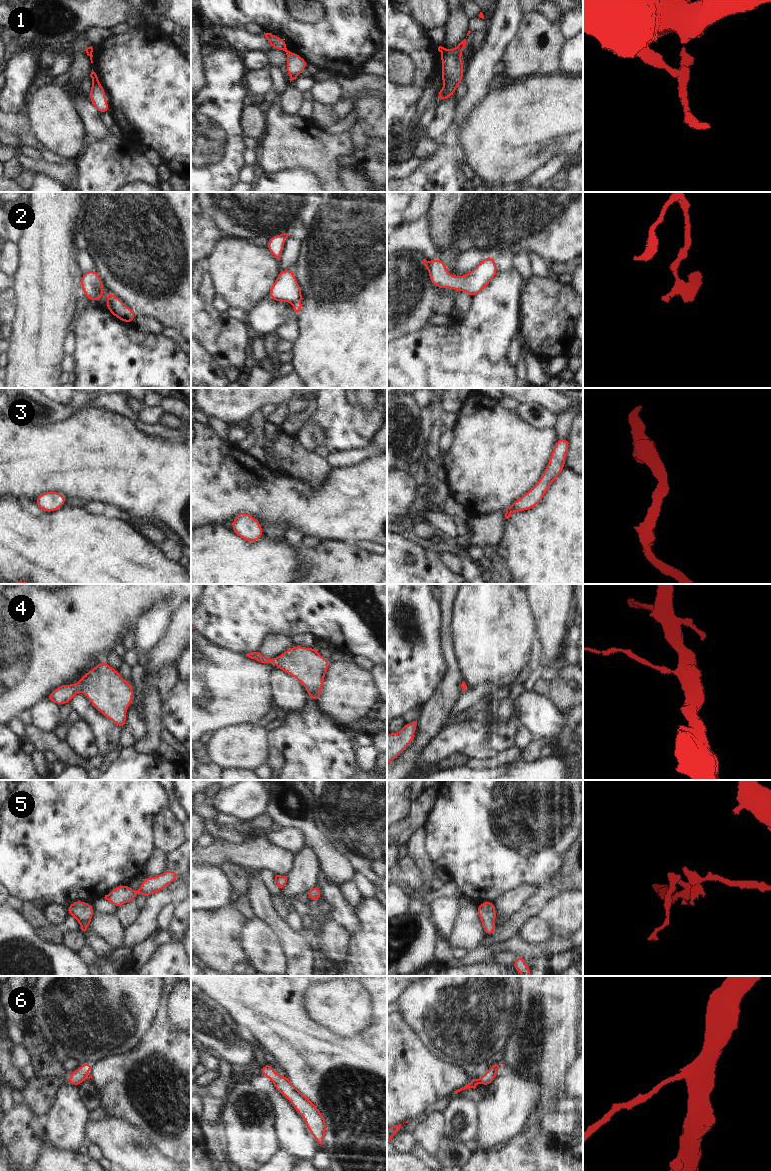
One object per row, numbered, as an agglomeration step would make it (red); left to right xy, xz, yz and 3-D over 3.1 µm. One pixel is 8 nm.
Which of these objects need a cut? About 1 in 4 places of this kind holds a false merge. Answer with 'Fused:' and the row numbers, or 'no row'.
Fused: 1

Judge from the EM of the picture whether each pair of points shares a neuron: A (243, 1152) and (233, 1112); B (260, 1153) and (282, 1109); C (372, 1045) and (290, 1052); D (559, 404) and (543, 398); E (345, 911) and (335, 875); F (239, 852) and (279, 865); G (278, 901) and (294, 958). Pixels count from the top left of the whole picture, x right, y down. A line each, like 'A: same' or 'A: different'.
A: same
B: different
C: same
D: same
E: different
F: same
G: different

